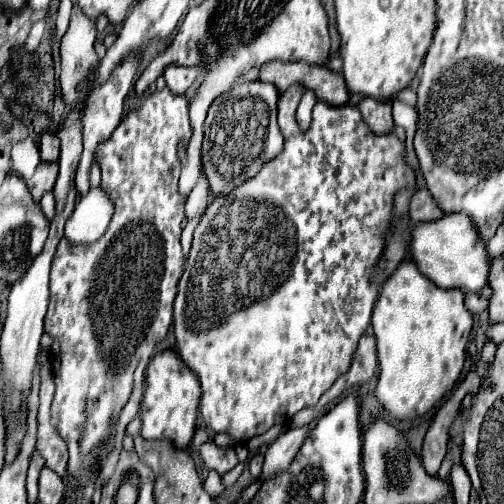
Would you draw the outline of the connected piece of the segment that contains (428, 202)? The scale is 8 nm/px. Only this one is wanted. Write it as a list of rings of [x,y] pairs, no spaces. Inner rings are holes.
[[[420,188],[410,202],[410,218],[414,224],[418,222],[426,222],[426,220],[438,220],[440,216],[444,216],[444,212],[436,206],[434,198],[430,196],[428,188]]]

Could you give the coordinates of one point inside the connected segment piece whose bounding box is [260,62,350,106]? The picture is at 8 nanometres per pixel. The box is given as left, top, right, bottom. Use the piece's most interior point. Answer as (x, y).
(329, 86)

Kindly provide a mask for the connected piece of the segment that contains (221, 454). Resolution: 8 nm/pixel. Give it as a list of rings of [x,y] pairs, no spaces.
[[[212,440],[204,442],[200,446],[200,456],[202,456],[204,464],[210,470],[216,470],[218,474],[226,474],[228,470],[232,470],[238,464],[238,456],[236,456],[234,448],[220,448]]]

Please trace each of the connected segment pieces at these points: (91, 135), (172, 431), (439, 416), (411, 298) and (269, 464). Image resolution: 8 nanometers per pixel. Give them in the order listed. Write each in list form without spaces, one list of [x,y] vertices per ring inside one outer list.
[[[132,54],[128,56],[110,76],[110,80],[98,88],[94,88],[94,92],[90,94],[88,98],[88,104],[84,108],[84,118],[82,118],[82,124],[84,124],[84,152],[82,152],[82,158],[80,158],[80,164],[78,164],[78,172],[76,172],[76,188],[78,188],[78,194],[84,196],[88,194],[88,188],[90,188],[90,166],[94,162],[94,154],[96,154],[96,148],[108,140],[108,136],[114,132],[116,124],[120,124],[120,118],[122,118],[122,106],[124,106],[124,98],[132,86],[132,80],[134,80],[134,74],[136,74],[136,66],[138,66],[138,60],[140,60],[140,54]]]
[[[164,350],[156,354],[146,370],[146,390],[142,400],[142,436],[146,440],[170,440],[176,448],[184,450],[196,430],[198,404],[202,388],[196,374],[182,362],[174,350]]]
[[[480,360],[474,366],[474,370],[466,376],[466,380],[456,388],[456,392],[440,406],[440,410],[436,412],[426,438],[424,438],[424,446],[422,446],[422,464],[424,470],[432,476],[436,476],[446,452],[448,452],[448,442],[450,442],[450,426],[456,420],[458,412],[460,412],[460,404],[462,398],[470,392],[474,394],[478,388],[478,366]]]
[[[412,260],[402,262],[398,270],[382,284],[374,312],[372,326],[378,342],[378,386],[376,398],[384,410],[392,414],[396,420],[414,420],[424,416],[434,404],[450,392],[464,368],[466,360],[466,344],[472,332],[472,314],[464,306],[462,290],[444,290],[428,280]]]
[[[306,424],[302,428],[290,428],[284,434],[280,434],[278,440],[274,440],[268,446],[266,460],[264,460],[264,470],[262,470],[262,478],[264,480],[268,480],[276,472],[282,472],[284,468],[288,468],[288,464],[298,454],[302,442],[308,438],[310,430],[312,430],[312,424]]]

